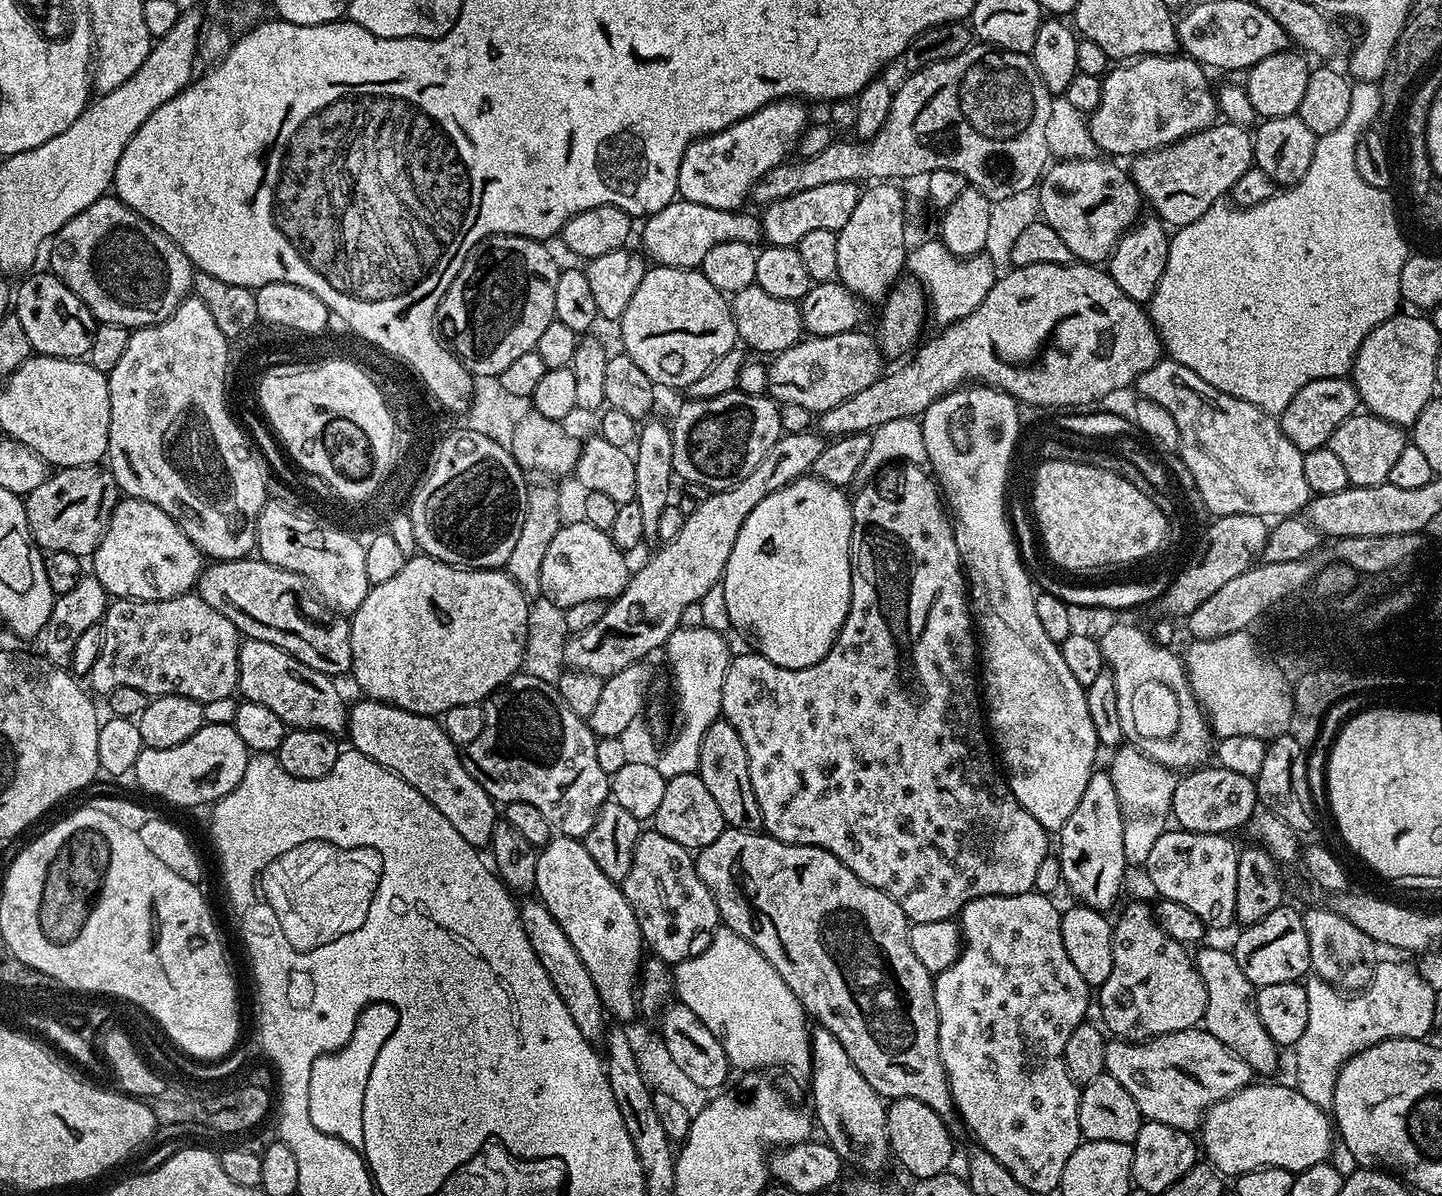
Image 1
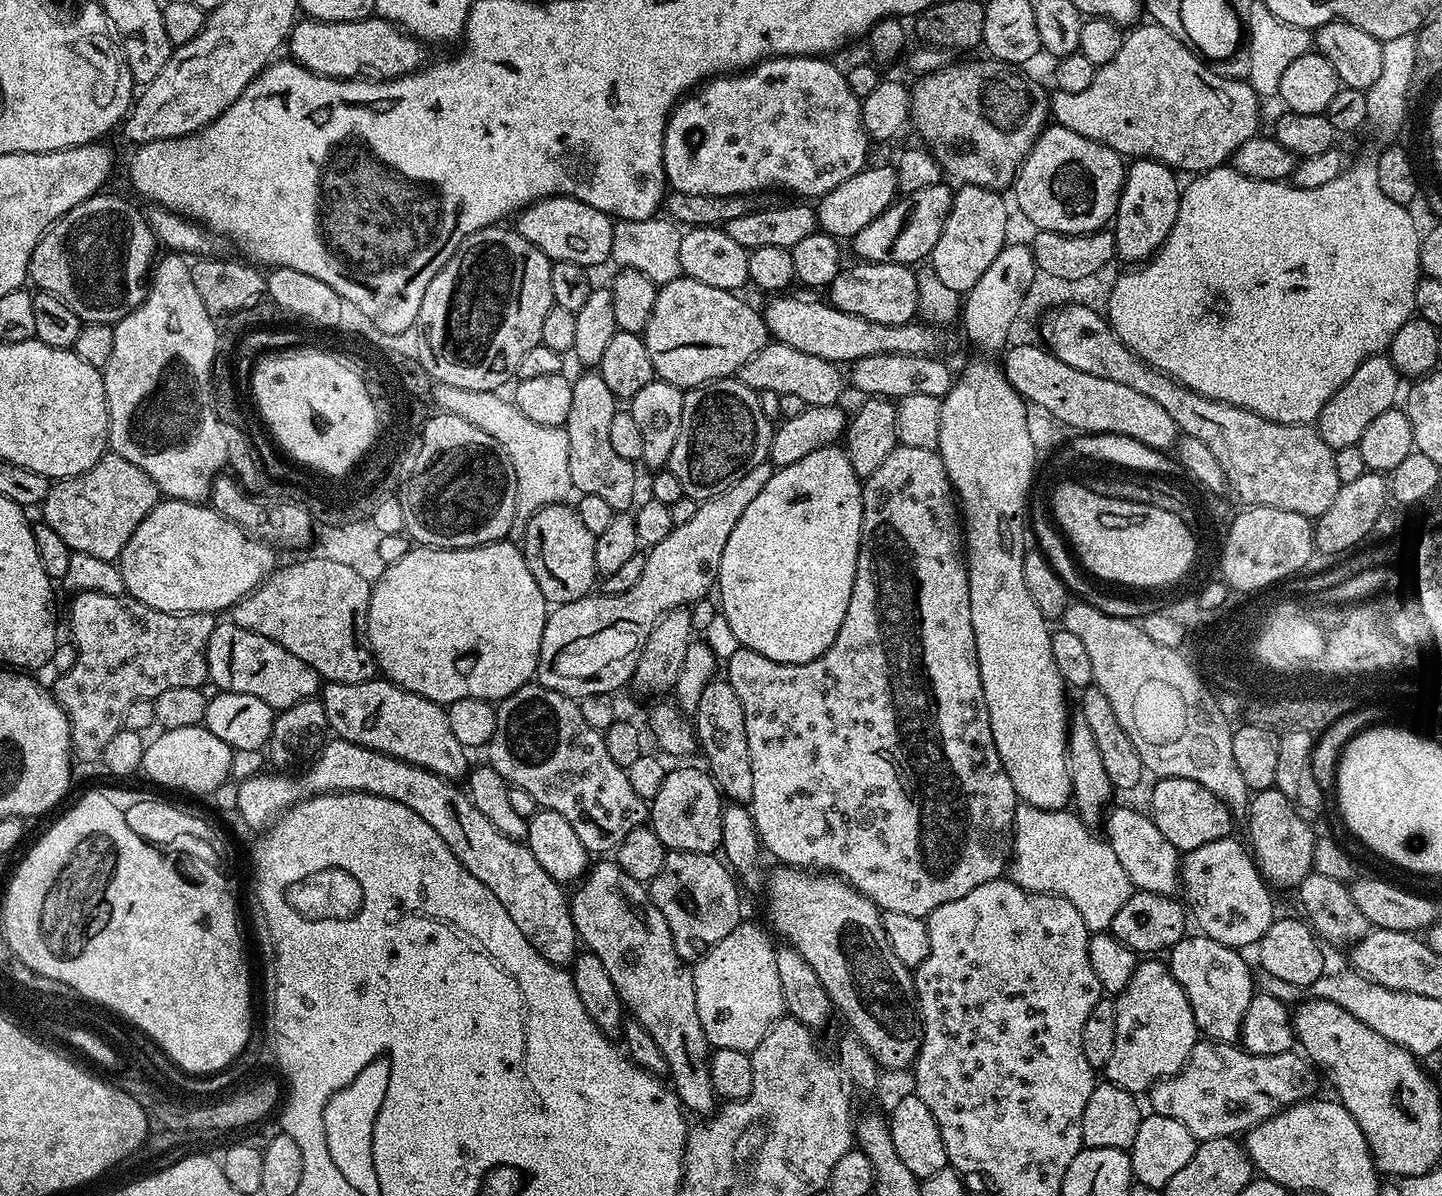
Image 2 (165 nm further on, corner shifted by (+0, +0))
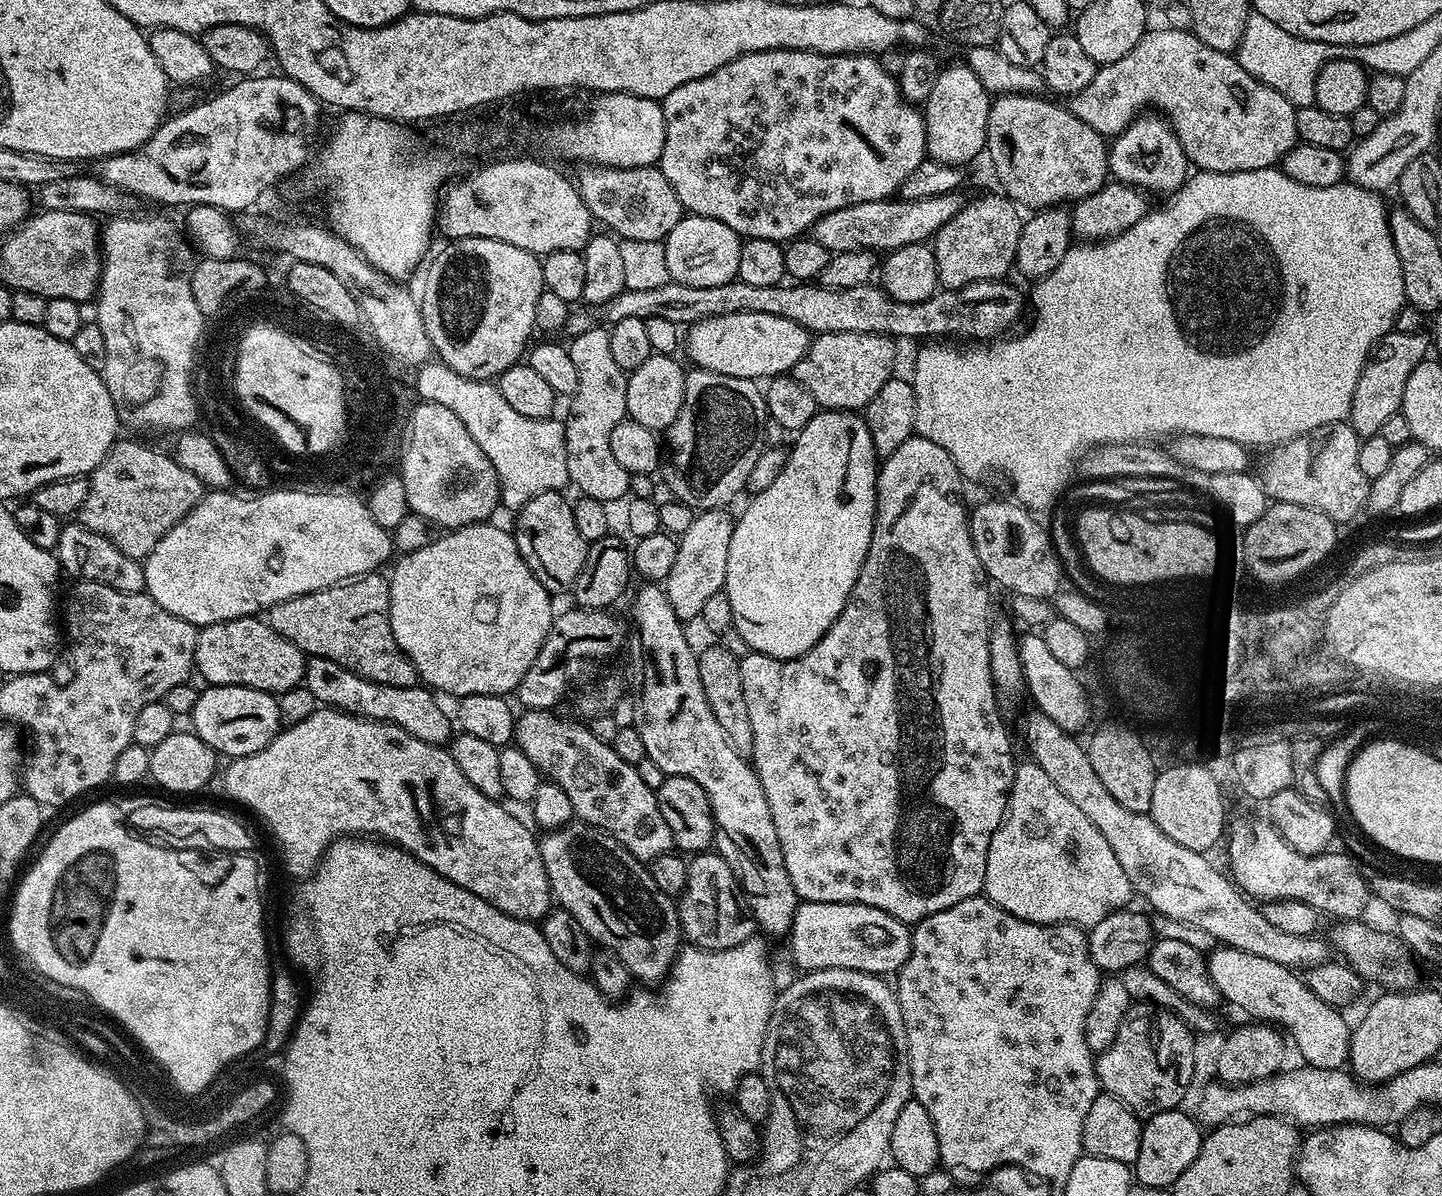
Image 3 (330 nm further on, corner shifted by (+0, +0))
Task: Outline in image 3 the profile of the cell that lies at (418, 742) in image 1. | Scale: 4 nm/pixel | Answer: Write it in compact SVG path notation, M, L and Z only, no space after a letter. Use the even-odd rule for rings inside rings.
M309 656L304 665L303 687L314 694L317 705L338 708L341 712L362 716L365 720L387 720L389 724L396 724L414 734L414 738L422 738L422 742L444 746L454 735L454 724L449 713L448 716L444 713L443 706L435 700L437 697L424 686L386 686L362 678L338 666L338 662L330 662L330 658L325 656Z

